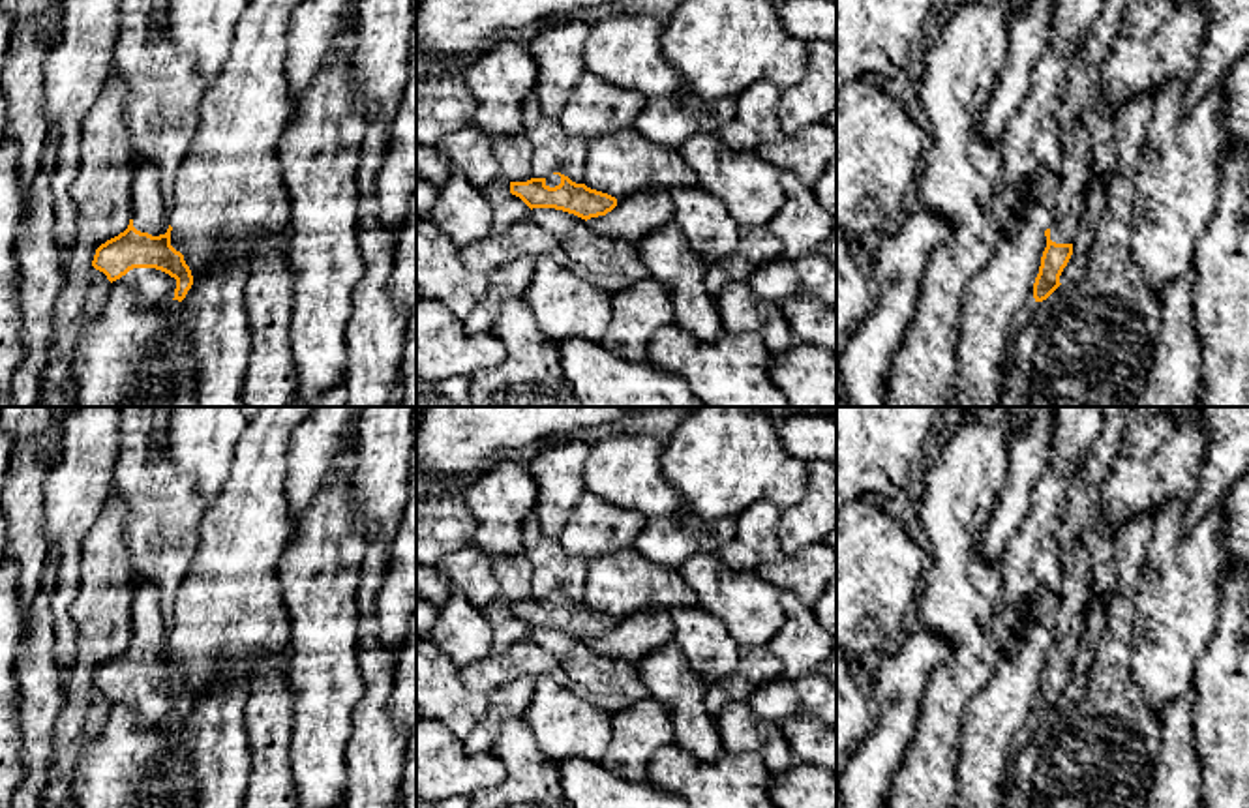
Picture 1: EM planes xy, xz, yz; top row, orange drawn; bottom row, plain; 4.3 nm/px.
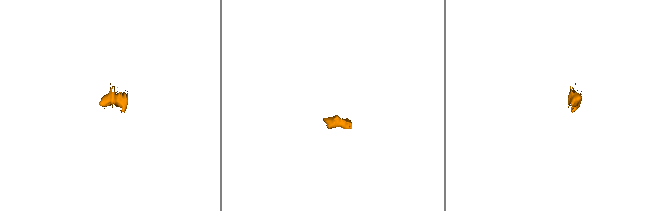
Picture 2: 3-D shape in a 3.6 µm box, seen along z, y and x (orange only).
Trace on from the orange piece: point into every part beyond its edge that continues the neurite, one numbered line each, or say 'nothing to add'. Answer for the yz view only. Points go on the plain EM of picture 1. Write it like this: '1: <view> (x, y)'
1: yz (1086, 557)

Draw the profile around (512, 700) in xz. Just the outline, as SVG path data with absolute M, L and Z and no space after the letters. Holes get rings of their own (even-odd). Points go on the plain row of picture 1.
M523 675L504 688L488 696L488 712L474 726L474 729L463 739L465 750L469 754L491 752L493 741L506 718L523 718L529 703L534 696L534 681Z

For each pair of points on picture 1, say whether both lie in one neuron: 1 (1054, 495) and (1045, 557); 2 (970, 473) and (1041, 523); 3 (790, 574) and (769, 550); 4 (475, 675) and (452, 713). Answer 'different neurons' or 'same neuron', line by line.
1: same neuron
2: different neurons
3: different neurons
4: different neurons

